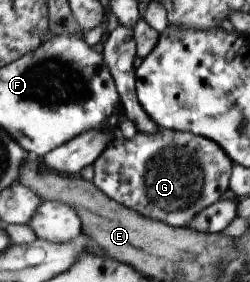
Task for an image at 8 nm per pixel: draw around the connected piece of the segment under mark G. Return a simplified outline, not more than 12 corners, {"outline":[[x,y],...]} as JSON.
{"outline":[[187,131],[117,133],[91,163],[103,195],[183,227],[232,164]]}

